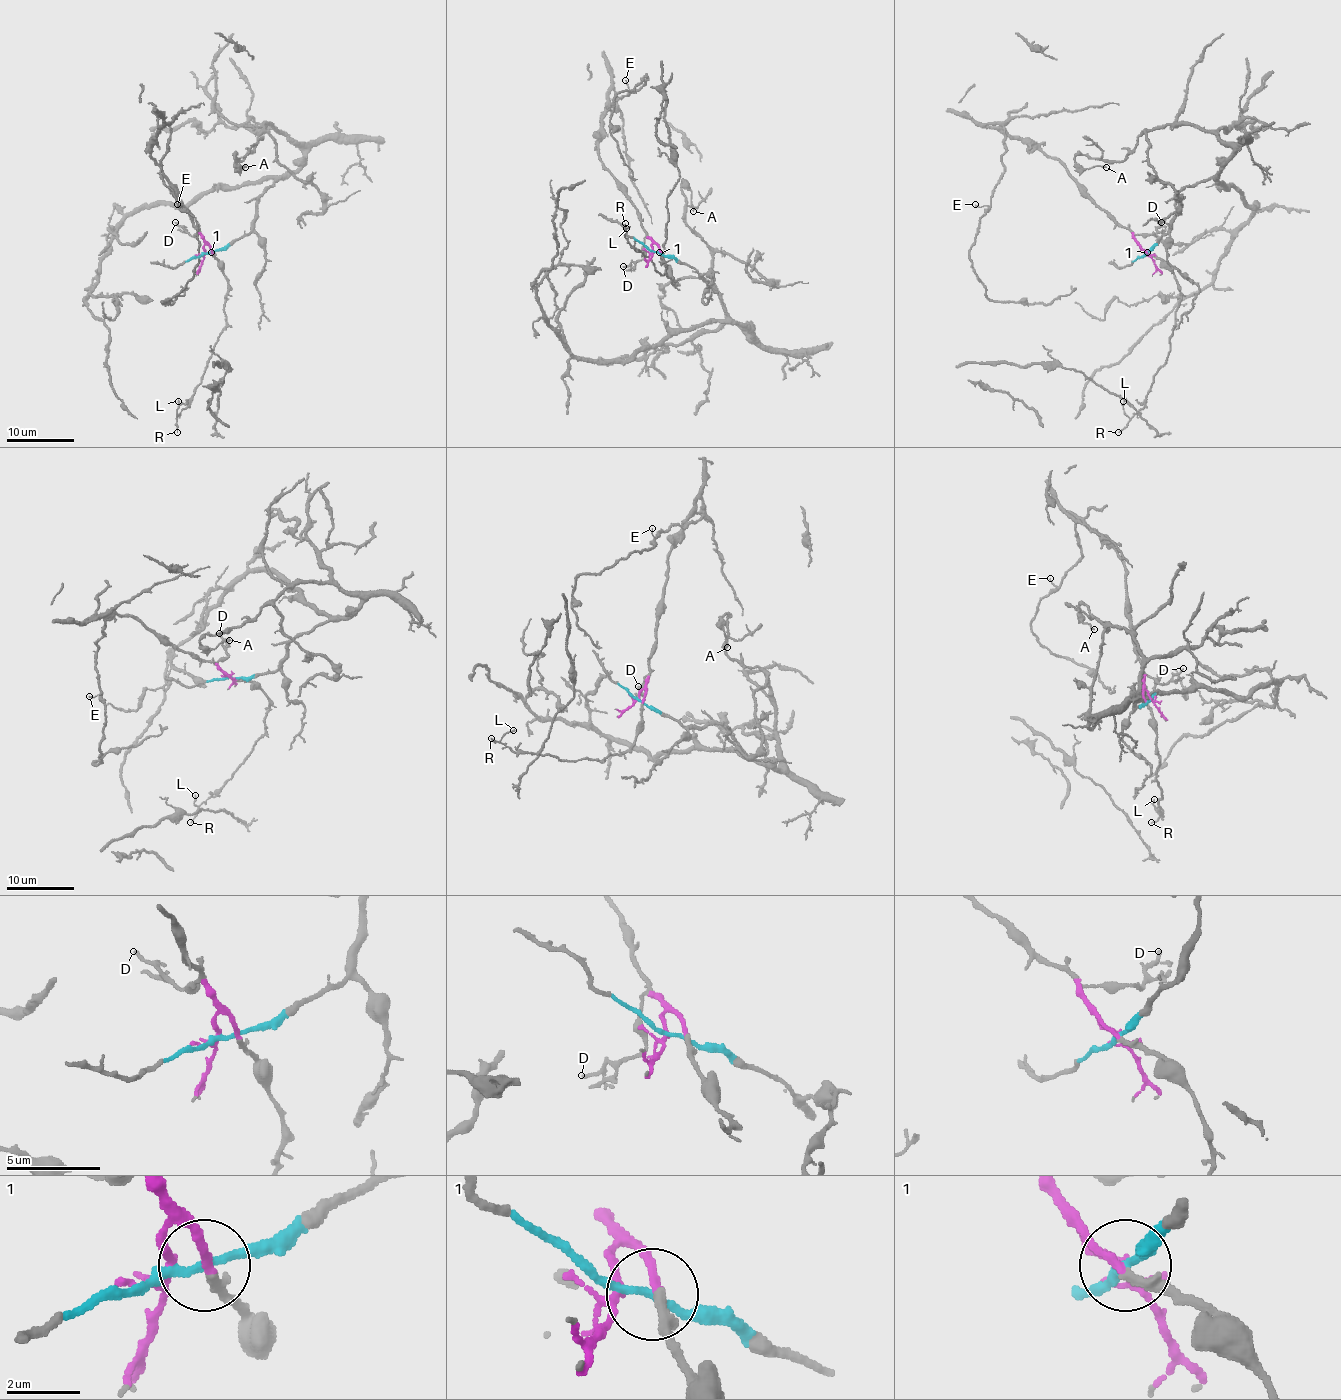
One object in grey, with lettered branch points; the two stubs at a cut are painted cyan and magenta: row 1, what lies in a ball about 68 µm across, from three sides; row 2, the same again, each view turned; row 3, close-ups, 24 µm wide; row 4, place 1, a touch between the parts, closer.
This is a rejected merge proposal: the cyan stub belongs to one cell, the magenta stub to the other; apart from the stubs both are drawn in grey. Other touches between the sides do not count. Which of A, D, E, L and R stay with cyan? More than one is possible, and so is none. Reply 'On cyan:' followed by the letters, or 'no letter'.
On cyan: A

